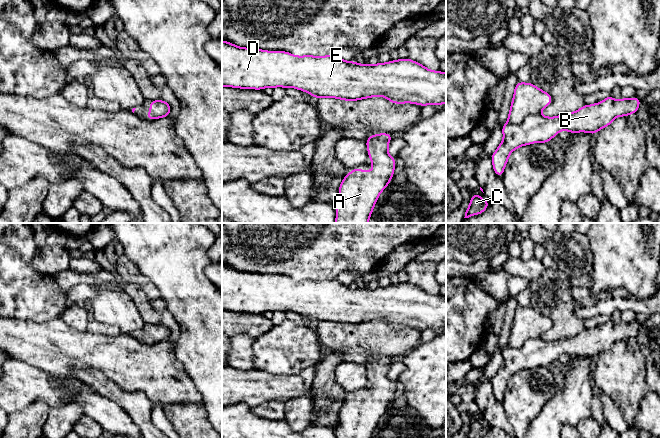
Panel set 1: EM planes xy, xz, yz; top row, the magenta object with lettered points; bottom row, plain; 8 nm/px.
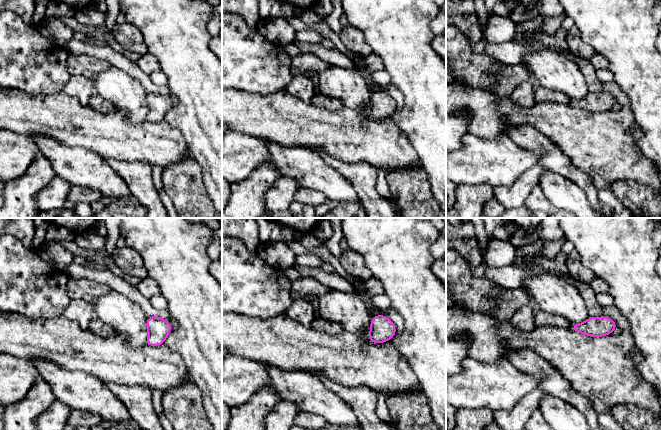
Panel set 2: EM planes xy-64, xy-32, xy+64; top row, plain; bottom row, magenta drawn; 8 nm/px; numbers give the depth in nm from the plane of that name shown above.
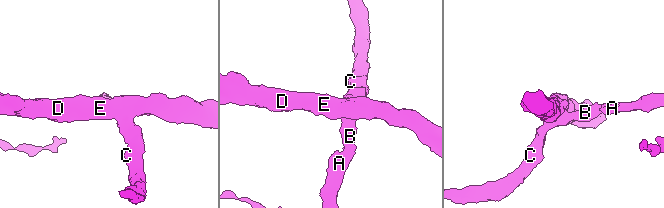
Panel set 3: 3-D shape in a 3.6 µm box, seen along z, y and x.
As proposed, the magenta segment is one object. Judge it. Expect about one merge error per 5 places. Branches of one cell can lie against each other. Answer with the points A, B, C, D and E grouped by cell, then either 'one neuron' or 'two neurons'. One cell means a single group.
A B C D E | one neuron

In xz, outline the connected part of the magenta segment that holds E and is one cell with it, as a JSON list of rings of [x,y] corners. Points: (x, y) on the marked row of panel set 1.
[[[222,40],[222,87],[257,90],[263,90],[266,87],[292,87],[309,93],[315,99],[329,97],[343,101],[357,101],[374,96],[384,96],[395,104],[413,103],[420,106],[446,104],[446,73],[439,70],[429,70],[409,58],[375,65],[362,65],[354,61],[344,61],[337,55],[295,56],[286,51],[265,51],[258,48],[238,47],[224,40]]]

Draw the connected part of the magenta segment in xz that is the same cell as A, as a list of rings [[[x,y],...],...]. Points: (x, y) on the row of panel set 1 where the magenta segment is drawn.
[[[380,133],[370,135],[366,140],[368,155],[371,159],[371,166],[375,171],[362,171],[360,167],[349,172],[339,186],[339,202],[336,204],[335,223],[368,223],[373,208],[378,200],[380,193],[388,186],[396,165],[396,158],[391,157],[387,150],[389,141],[394,135]]]

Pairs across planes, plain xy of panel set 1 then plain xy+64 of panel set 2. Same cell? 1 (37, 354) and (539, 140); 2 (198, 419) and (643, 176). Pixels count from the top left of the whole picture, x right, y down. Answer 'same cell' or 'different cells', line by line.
1: different cells
2: different cells

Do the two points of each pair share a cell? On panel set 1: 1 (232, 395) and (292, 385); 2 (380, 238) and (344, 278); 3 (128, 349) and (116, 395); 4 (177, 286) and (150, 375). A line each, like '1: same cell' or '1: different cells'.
1: same cell
2: different cells
3: different cells
4: different cells

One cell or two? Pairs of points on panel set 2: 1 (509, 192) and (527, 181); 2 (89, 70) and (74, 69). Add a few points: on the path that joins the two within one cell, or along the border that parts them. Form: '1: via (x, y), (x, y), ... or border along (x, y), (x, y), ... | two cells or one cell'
1: via (513, 192), (516, 192), (523, 185) | one cell
2: via (85, 69), (78, 69) | one cell

